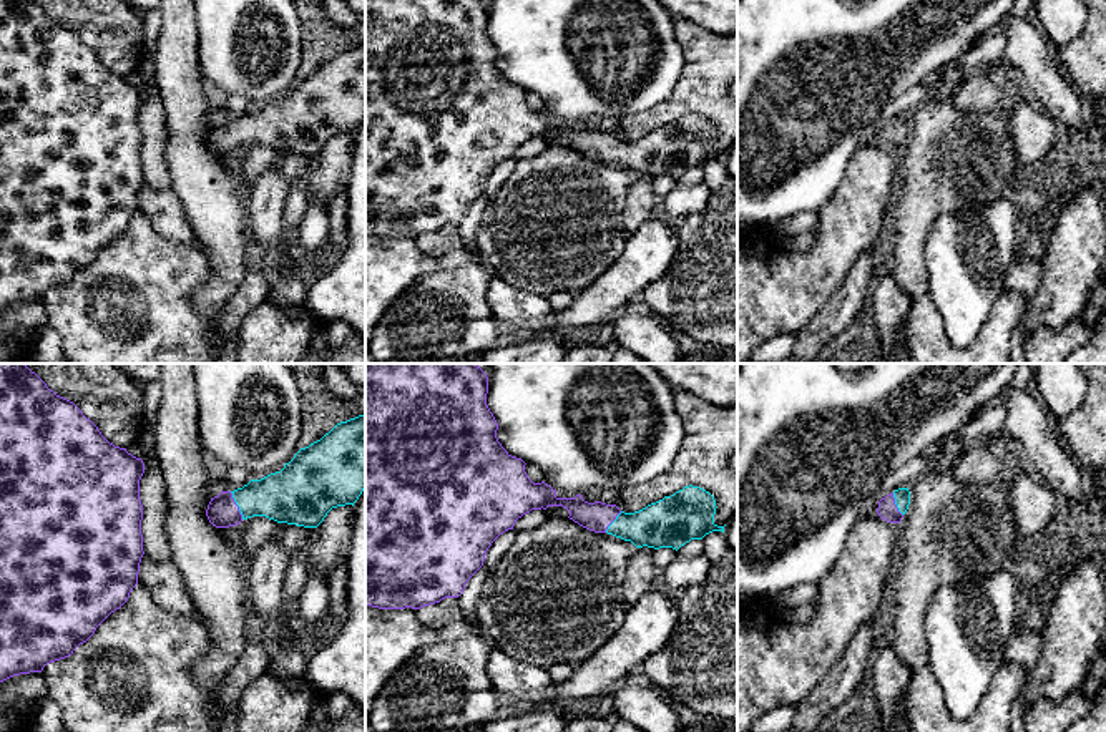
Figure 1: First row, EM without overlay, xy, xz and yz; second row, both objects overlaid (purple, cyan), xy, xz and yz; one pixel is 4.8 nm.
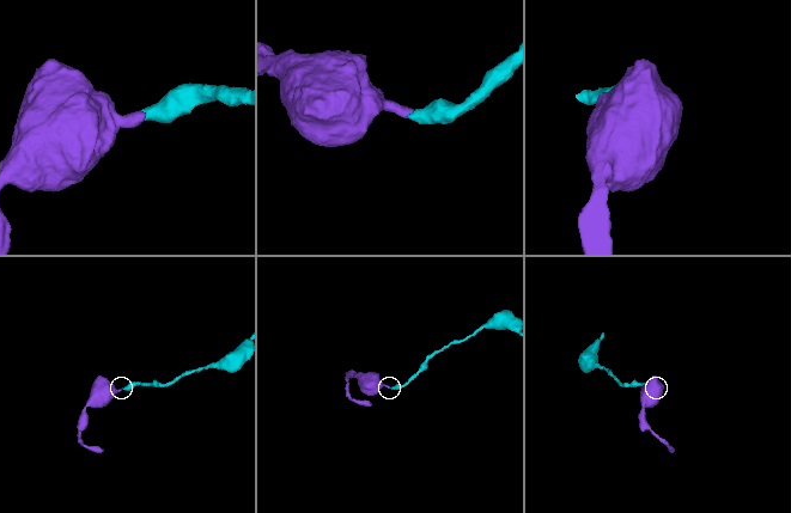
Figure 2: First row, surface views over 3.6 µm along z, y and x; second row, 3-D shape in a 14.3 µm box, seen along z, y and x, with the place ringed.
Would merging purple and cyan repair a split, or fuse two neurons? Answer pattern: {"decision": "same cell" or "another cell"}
{"decision": "same cell"}

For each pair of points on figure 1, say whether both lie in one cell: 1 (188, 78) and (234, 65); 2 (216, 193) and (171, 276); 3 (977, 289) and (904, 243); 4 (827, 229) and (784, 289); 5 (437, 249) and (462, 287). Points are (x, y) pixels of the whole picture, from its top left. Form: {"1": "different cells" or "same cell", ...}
{"1": "different cells", "2": "different cells", "3": "different cells", "4": "same cell", "5": "same cell"}

